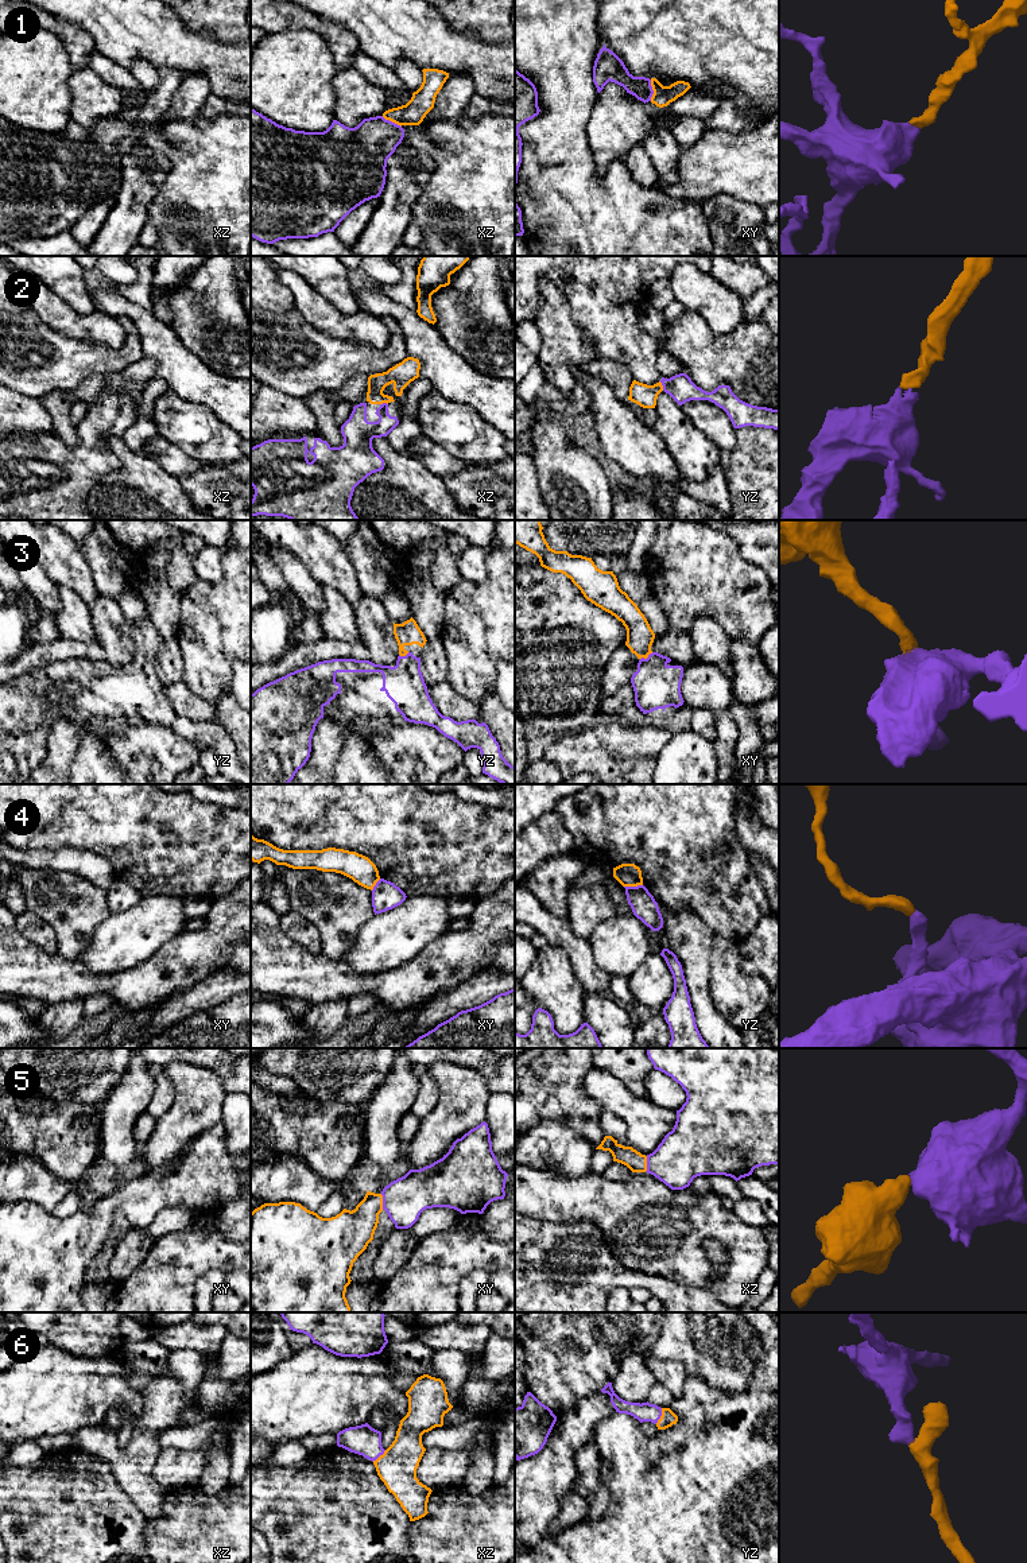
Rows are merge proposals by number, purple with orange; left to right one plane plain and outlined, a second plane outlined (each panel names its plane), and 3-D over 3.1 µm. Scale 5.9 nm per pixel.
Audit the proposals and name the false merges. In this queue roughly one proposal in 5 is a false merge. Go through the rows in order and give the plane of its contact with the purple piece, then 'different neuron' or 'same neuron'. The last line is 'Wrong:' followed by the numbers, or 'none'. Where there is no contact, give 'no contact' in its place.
1: meets purple in xy; same neuron
2: meets purple in yz; same neuron
3: meets purple in xy; same neuron
4: meets purple in yz; different neuron
5: meets purple in xy; same neuron
6: meets purple in yz; same neuron
Wrong: 4

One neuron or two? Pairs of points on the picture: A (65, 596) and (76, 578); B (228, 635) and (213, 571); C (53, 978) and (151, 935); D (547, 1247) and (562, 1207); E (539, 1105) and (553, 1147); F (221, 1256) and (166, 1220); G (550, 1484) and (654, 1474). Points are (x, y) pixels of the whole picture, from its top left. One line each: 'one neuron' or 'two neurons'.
A: two neurons
B: two neurons
C: two neurons
D: two neurons
E: two neurons
F: two neurons
G: two neurons

